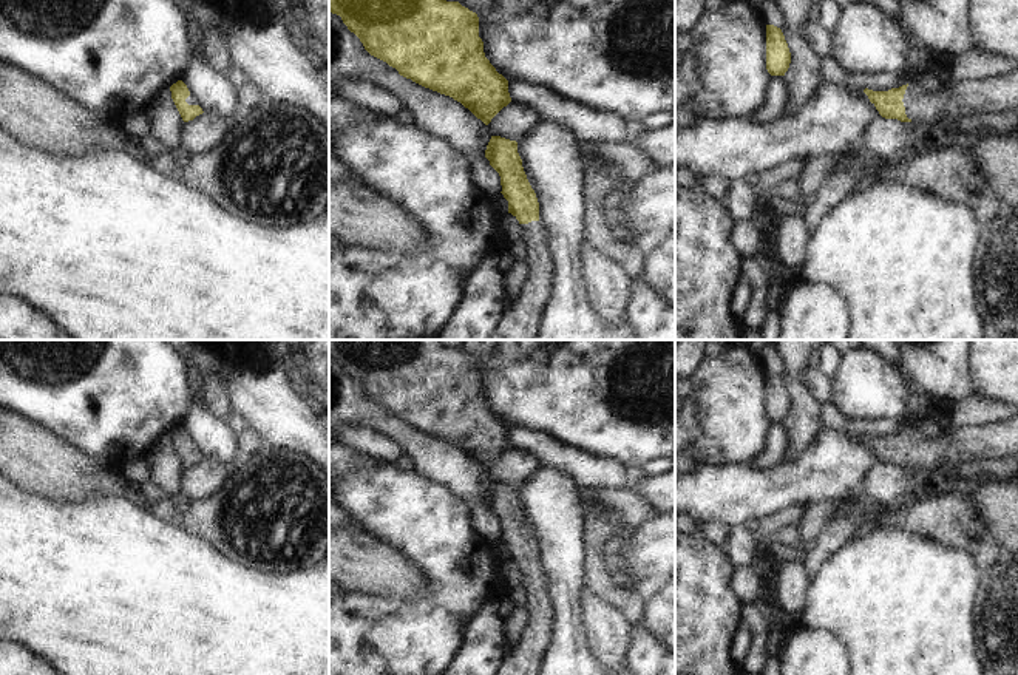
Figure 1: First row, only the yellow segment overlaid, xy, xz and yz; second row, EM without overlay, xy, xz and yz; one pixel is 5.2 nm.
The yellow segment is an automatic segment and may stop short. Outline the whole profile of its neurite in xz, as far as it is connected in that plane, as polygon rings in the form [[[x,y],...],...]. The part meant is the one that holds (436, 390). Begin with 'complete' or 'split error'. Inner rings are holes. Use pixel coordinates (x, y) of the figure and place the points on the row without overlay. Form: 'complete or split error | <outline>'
complete | [[[329,340],[329,358],[341,363],[371,402],[395,414],[400,422],[460,448],[485,471],[511,448],[508,426],[485,403],[477,360],[459,348],[446,348],[440,340]]]

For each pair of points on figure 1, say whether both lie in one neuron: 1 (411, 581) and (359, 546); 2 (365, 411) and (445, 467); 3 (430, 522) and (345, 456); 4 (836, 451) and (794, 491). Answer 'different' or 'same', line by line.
1: same
2: same
3: different
4: same

